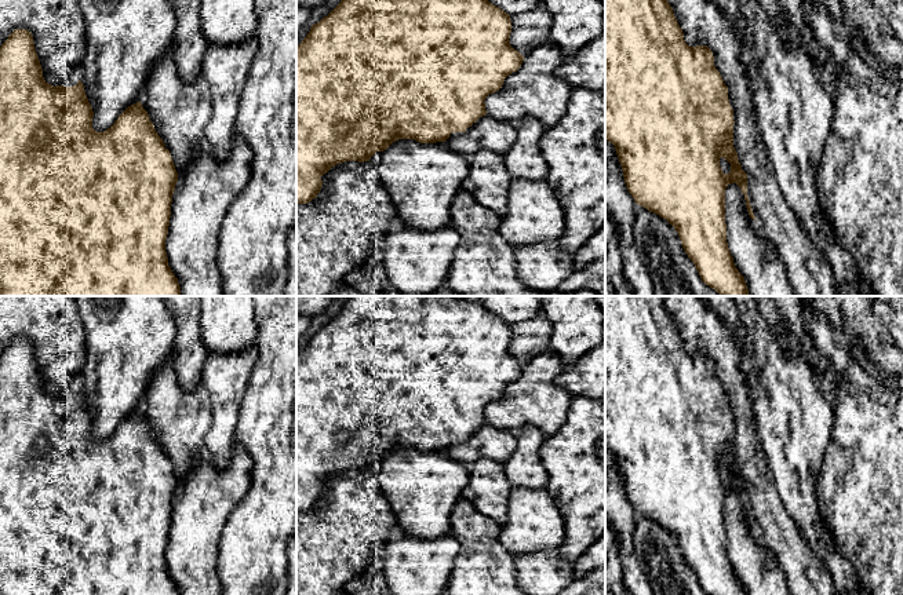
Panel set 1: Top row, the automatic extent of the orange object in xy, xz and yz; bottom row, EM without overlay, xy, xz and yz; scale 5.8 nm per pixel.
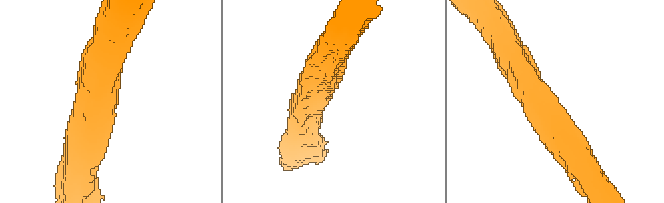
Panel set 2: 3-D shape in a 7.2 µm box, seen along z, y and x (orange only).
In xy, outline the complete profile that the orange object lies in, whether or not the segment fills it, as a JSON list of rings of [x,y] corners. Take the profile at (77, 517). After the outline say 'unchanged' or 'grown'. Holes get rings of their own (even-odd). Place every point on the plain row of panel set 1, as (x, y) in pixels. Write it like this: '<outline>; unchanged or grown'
[[[15,337],[0,355],[0,595],[179,595],[165,561],[172,503],[178,490],[170,459],[164,456],[141,410],[128,415],[103,441],[92,437],[92,426],[83,391],[79,388],[73,395],[48,393],[32,342]]]; unchanged

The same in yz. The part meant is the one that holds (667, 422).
[[[605,296],[605,448],[615,455],[626,496],[636,512],[666,528],[676,537],[685,562],[693,570],[702,589],[709,595],[747,595],[744,585],[735,576],[727,551],[725,497],[728,493],[736,492],[740,496],[749,523],[755,529],[747,505],[747,482],[742,478],[733,456],[733,432],[728,395],[714,375],[711,358],[706,354],[691,355],[685,351],[682,337],[674,325],[671,314],[666,309],[664,296]],[[721,466],[731,472],[731,479],[727,483],[720,474]]]; unchanged

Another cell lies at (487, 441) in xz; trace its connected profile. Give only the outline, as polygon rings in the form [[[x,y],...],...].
[[[485,423],[467,441],[448,446],[444,452],[449,459],[470,466],[480,457],[489,457],[505,464],[516,449],[517,434],[514,431]]]

